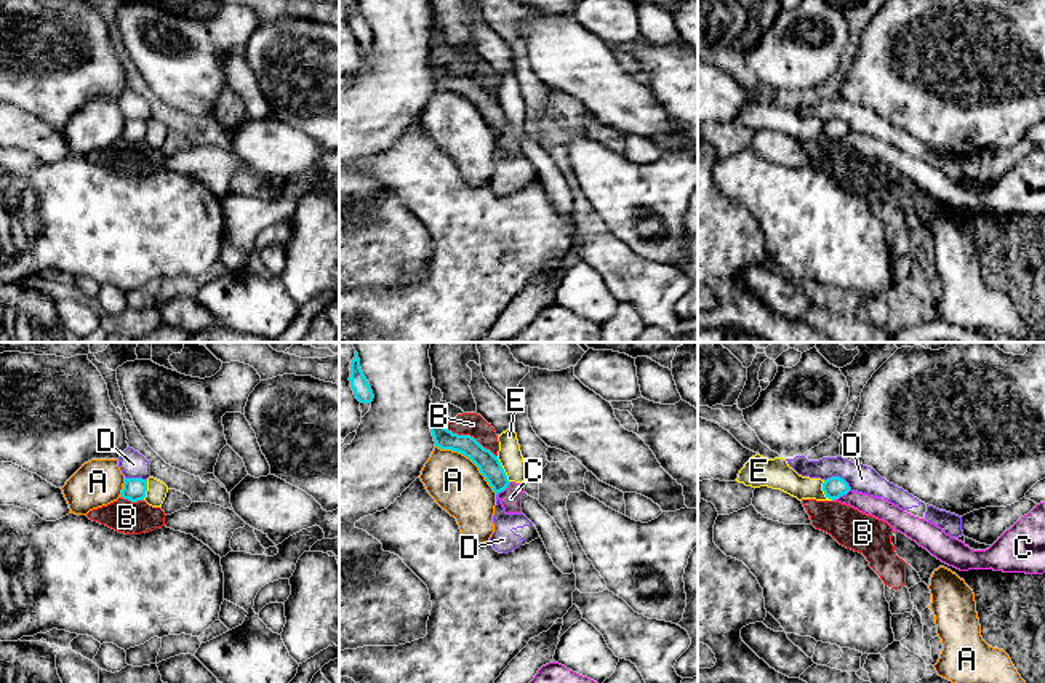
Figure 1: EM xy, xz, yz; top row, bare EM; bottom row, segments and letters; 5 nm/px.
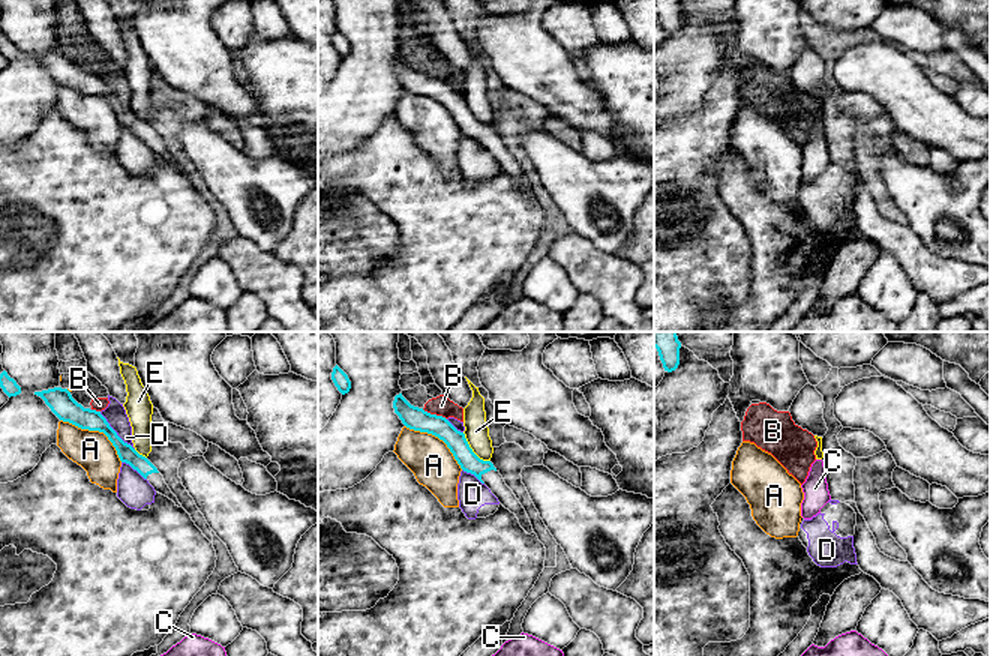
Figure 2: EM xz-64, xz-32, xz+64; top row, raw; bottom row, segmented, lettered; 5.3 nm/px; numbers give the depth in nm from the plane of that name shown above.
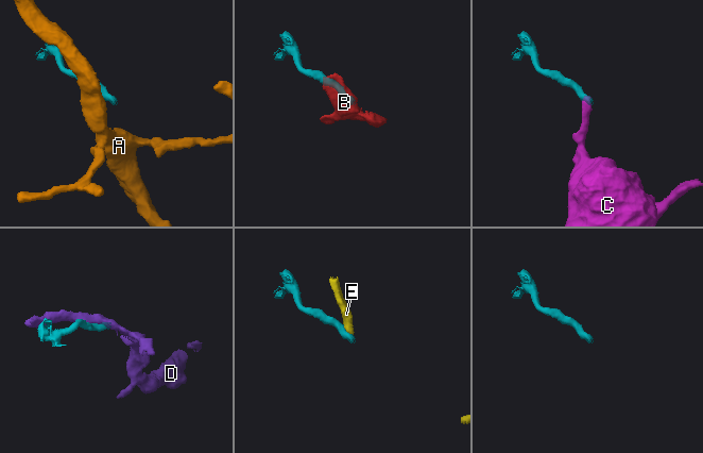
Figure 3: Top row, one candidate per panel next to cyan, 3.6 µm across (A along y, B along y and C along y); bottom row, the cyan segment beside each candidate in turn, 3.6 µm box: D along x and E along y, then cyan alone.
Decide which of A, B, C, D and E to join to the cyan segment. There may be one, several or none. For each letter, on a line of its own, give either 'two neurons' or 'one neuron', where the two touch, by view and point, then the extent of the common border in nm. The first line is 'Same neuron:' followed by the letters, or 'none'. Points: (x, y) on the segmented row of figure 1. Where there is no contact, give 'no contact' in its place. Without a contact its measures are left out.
Same neuron: none
A: two neurons; meets cyan in xz at (469, 458); contact 400 nm long
B: two neurons; meets cyan in xz at (469, 435); contact 320 nm long
C: two neurons; meets cyan in xz at (503, 490); contact 100 nm long
D: two neurons; meets cyan in yz at (839, 477); contact 140 nm long
E: two neurons; meets cyan in xz at (503, 469); contact 150 nm long

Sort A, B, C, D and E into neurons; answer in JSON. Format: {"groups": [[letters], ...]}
{"groups": [["A"], ["B"], ["C", "E"], ["D"]]}

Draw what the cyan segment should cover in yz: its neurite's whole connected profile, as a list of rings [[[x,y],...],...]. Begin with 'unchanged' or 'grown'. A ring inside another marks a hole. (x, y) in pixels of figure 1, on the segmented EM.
unchanged; [[[831,477],[831,478],[824,480],[823,491],[824,491],[826,497],[835,501],[840,496],[847,494],[850,491],[850,486],[843,478]]]

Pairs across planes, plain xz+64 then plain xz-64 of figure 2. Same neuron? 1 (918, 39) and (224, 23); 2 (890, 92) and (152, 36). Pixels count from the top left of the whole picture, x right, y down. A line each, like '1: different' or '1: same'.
1: same
2: same

